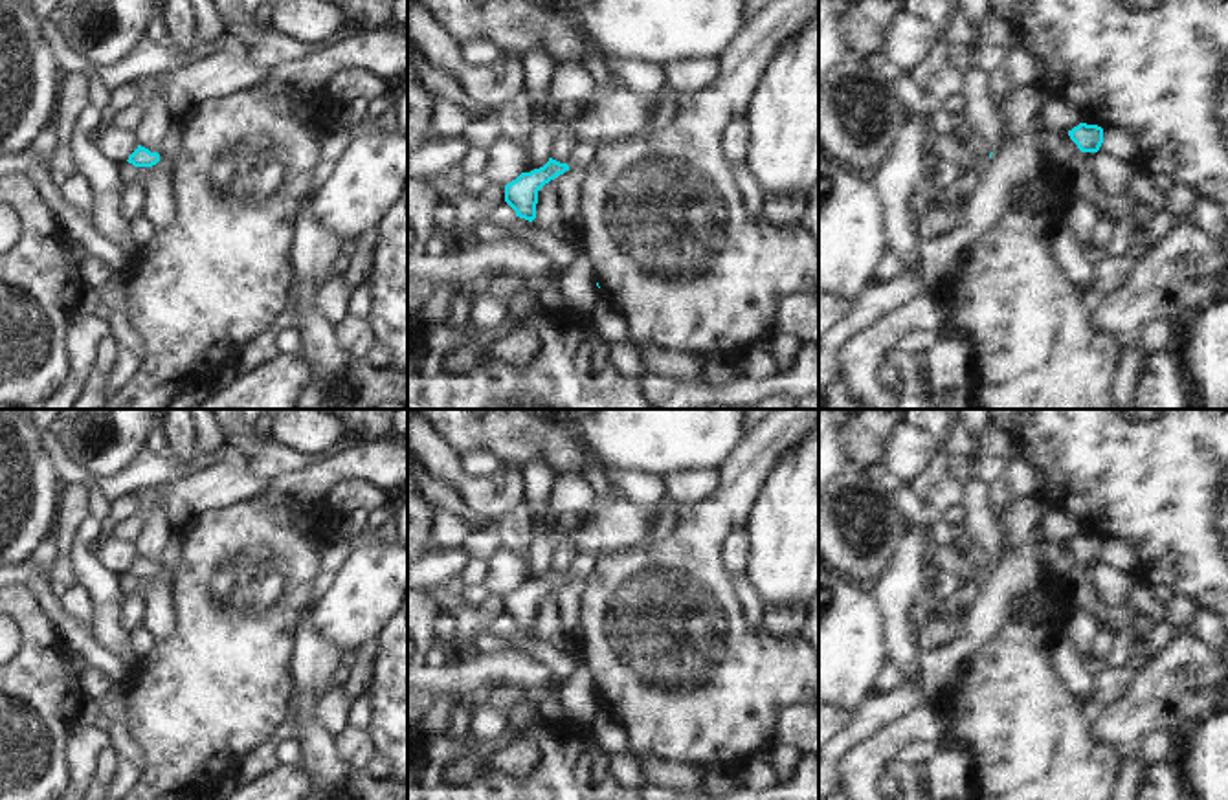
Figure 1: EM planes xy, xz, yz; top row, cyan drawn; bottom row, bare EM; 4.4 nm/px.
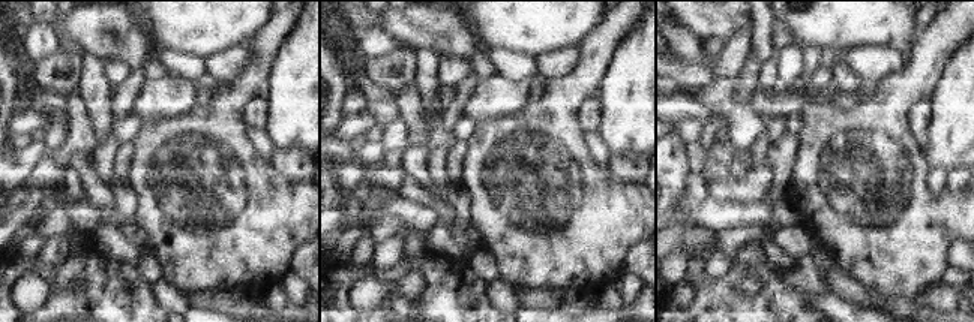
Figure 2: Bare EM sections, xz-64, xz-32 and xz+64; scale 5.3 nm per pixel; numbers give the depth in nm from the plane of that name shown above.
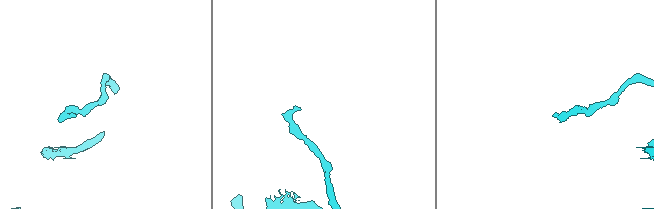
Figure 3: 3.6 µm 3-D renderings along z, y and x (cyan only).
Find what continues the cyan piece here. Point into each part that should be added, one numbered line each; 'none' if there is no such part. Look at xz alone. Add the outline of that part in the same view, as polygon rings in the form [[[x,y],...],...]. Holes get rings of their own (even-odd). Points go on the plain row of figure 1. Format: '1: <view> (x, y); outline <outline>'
none

